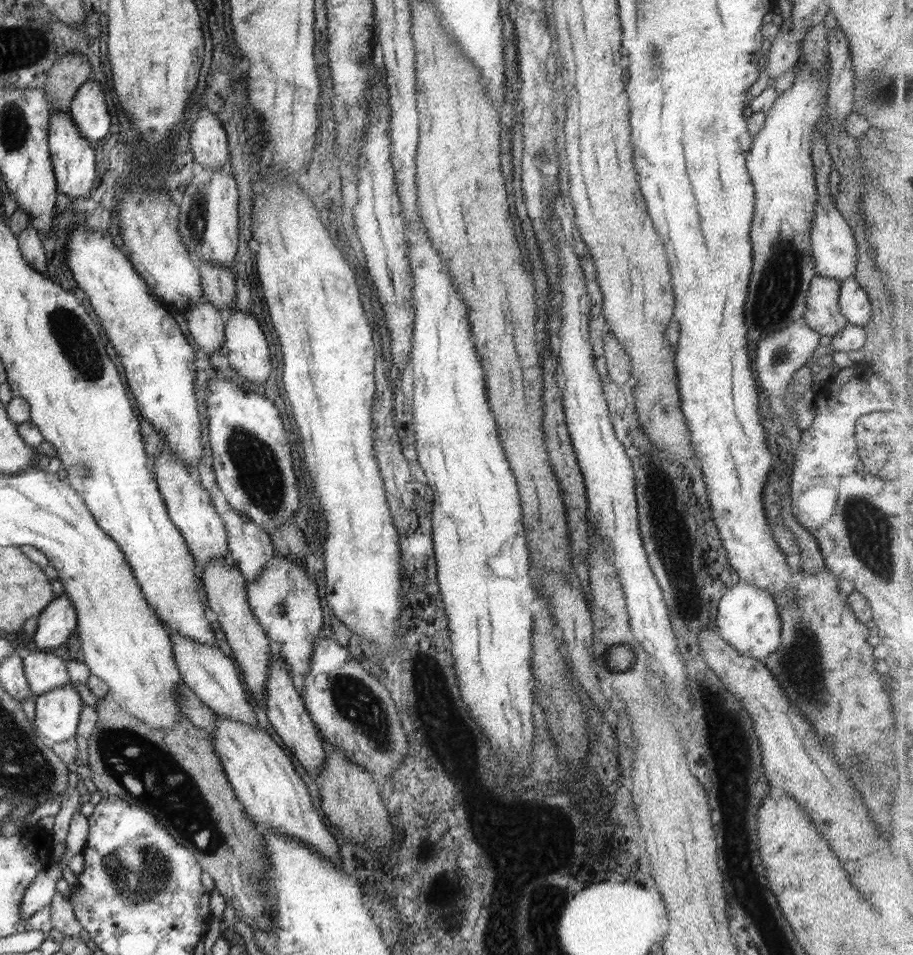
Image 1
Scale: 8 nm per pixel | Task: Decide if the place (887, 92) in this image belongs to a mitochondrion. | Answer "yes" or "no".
yes

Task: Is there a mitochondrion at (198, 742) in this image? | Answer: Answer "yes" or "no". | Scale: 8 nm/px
no

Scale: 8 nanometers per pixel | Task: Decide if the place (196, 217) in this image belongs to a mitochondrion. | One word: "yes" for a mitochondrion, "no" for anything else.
yes

